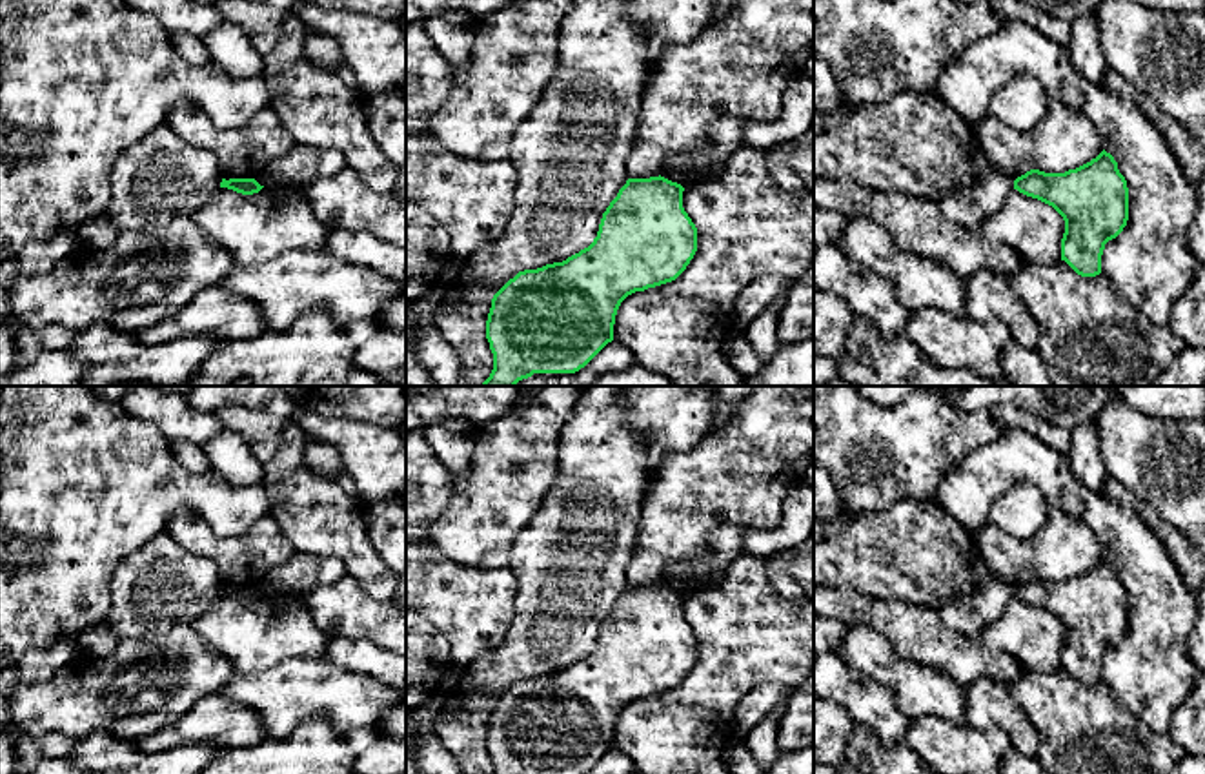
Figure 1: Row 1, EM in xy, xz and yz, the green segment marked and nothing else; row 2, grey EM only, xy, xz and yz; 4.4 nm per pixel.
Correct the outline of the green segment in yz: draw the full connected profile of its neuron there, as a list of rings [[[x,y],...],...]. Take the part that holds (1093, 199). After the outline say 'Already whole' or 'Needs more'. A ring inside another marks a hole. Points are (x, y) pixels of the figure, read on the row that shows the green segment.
[[[1105,149],[1090,162],[1065,173],[1030,169],[1014,189],[1052,206],[1065,220],[1061,260],[1078,275],[1101,273],[1105,244],[1129,220],[1129,188],[1118,162]]]. Already whole

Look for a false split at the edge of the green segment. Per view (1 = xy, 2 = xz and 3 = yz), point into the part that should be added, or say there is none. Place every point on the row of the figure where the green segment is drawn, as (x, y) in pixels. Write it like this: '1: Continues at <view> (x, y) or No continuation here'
1: No continuation here
2: No continuation here
3: No continuation here

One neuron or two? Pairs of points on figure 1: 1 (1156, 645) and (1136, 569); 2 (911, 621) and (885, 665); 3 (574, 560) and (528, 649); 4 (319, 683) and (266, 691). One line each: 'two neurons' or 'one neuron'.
1: one neuron
2: two neurons
3: one neuron
4: one neuron

